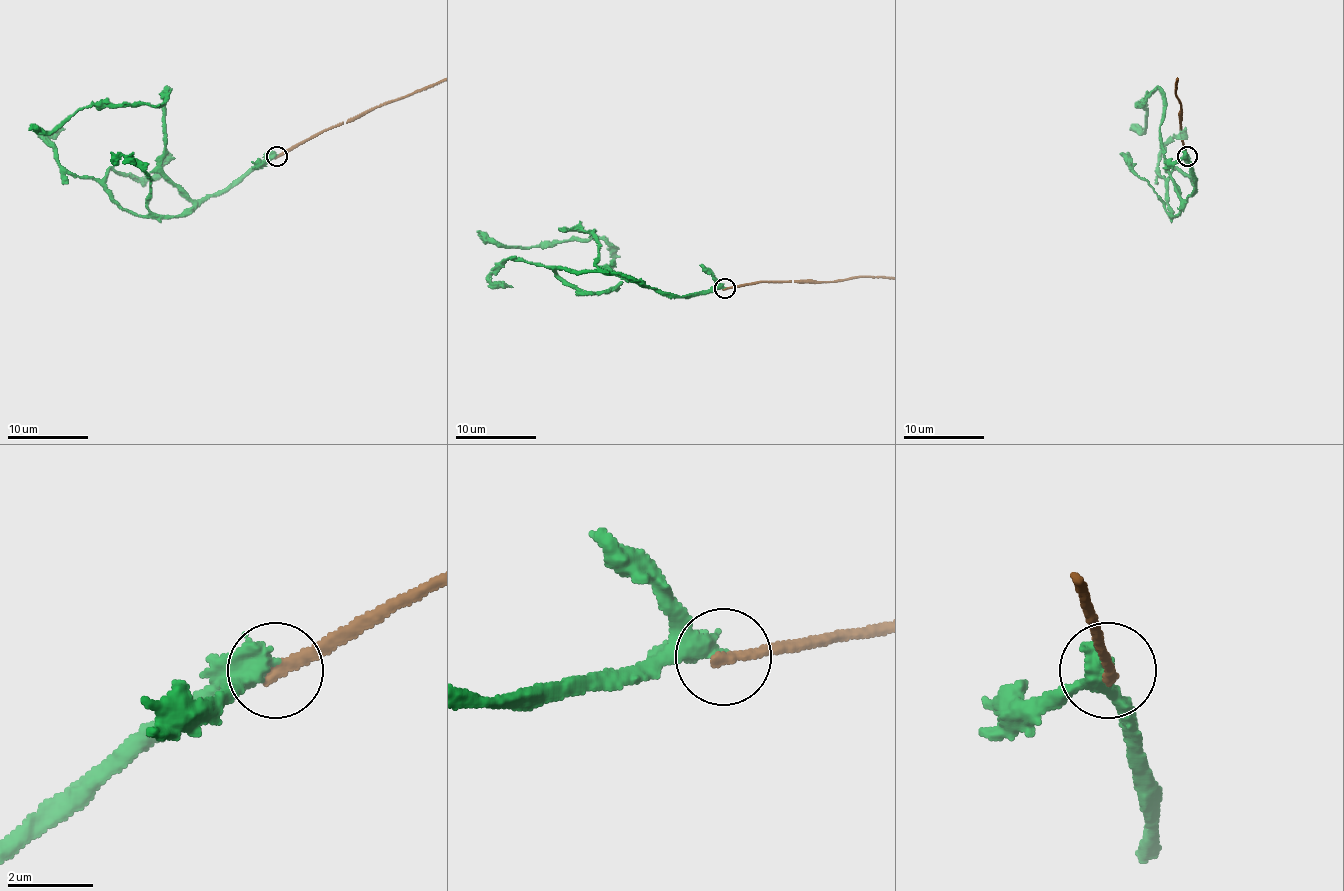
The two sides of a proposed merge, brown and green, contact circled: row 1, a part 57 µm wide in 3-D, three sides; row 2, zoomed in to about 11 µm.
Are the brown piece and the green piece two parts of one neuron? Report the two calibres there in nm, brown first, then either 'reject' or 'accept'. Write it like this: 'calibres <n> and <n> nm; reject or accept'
calibres 300 and 600 nm; reject

